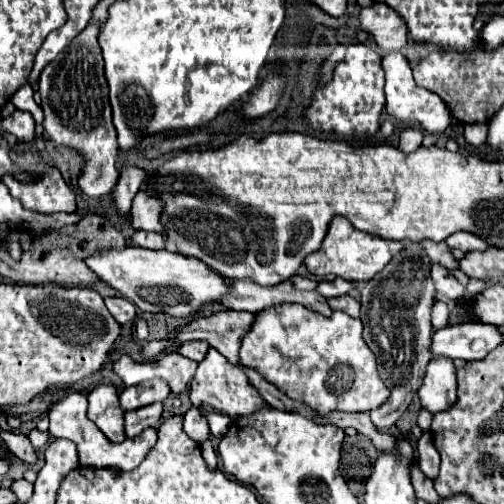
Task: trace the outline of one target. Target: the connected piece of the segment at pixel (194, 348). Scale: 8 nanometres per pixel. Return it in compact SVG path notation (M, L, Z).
M189 341L189 343L181 345L177 351L179 351L181 355L185 355L187 359L193 359L193 361L199 363L201 359L205 359L207 349L209 349L209 345L207 345L205 341Z

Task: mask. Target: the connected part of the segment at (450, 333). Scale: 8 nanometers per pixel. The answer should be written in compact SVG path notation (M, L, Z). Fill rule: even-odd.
M469 321L433 331L431 353L435 357L445 355L451 359L473 361L473 359L485 359L501 343L503 335L497 331L497 327Z

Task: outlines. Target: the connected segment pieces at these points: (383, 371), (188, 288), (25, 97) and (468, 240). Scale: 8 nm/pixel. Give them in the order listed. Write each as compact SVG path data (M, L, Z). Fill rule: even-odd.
M405 241L405 247L395 255L383 271L379 271L371 281L363 283L361 295L361 321L363 339L377 357L377 369L391 387L391 397L385 405L371 413L371 421L377 429L393 427L395 421L407 411L413 391L417 391L425 377L425 367L429 359L429 339L431 339L431 309L437 295L431 279L431 263L419 243Z
M141 247L125 249L103 249L85 257L87 267L101 279L105 285L119 291L123 297L133 301L141 311L147 313L165 313L171 317L189 317L199 313L205 305L213 305L229 287L223 277L211 271L205 263L195 257L183 257L169 251L151 251ZM141 293L147 293L141 297Z
M25 83L25 85L13 95L11 101L13 101L13 105L15 105L17 109L29 111L29 113L33 115L33 119L35 119L37 125L43 123L43 111L41 111L41 107L35 103L35 99L33 99L33 89L31 89L29 83Z
M465 231L453 233L445 243L447 243L451 249L459 249L459 247L481 247L481 249L461 249L461 251L465 251L465 253L469 253L469 251L485 251L485 249L487 249L487 243L485 243L483 239L479 239L477 235L465 233Z

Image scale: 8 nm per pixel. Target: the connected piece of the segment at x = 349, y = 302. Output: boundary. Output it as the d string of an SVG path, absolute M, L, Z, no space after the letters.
M343 295L343 297L333 297L333 299L327 299L329 307L335 311L345 311L347 315L353 315L353 317L359 317L359 303L351 297L351 295Z

